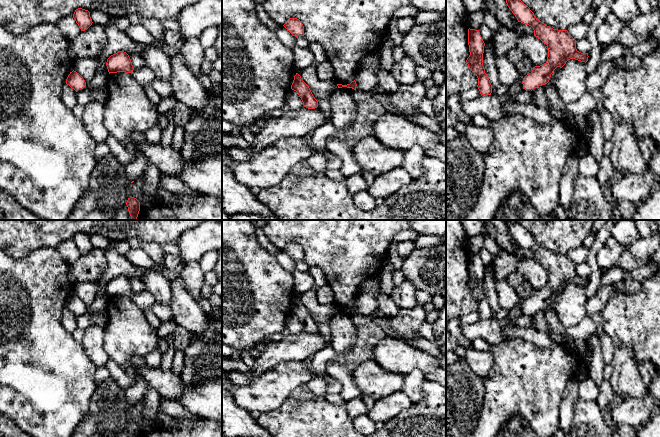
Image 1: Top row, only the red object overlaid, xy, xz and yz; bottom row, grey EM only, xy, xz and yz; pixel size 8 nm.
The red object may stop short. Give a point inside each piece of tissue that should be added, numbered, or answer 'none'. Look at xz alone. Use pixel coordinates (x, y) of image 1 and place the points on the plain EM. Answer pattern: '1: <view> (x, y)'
none

